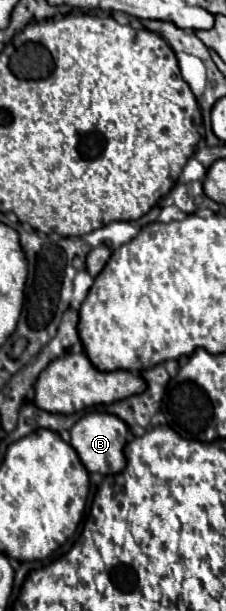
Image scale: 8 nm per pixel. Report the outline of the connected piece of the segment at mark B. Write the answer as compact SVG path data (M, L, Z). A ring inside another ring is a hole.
M94 412L86 414L80 418L72 430L70 430L70 444L78 452L82 464L86 466L88 472L100 472L100 474L116 474L126 466L124 460L124 444L128 436L128 426L114 414L104 414L104 412Z

